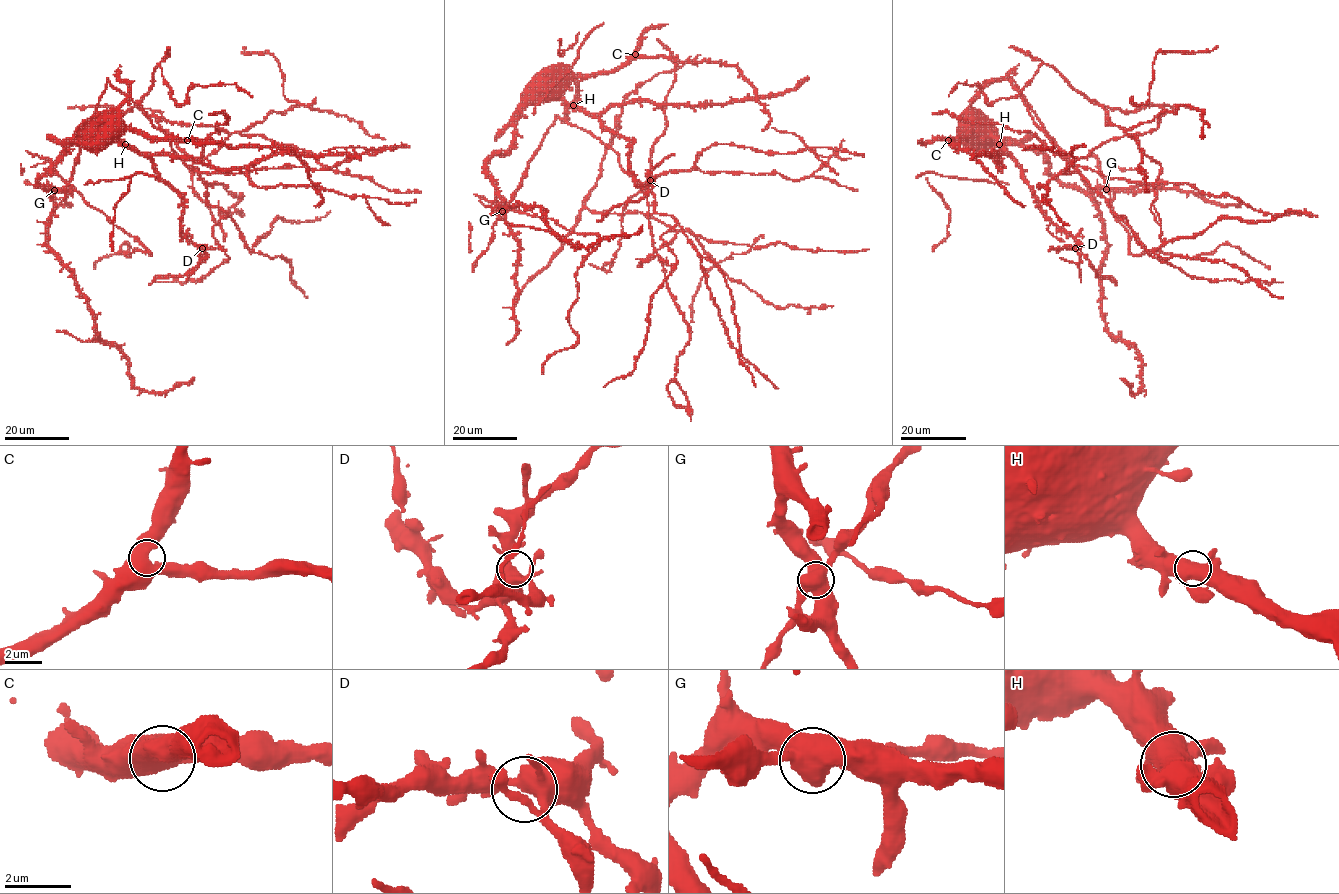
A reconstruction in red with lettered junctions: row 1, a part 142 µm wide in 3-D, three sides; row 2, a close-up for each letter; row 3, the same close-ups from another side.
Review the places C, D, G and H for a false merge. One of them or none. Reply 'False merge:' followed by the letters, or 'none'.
False merge: none

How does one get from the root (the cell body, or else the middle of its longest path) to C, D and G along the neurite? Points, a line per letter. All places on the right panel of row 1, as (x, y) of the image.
C: (1035, 123), (1013, 80), (1081, 179), (1102, 189), (1061, 184), (1041, 153), (986, 141), (971, 129), (948, 140)
D: (1035, 123), (1013, 80), (1081, 179), (1102, 188), (1061, 184), (1041, 153), (993, 136), (1075, 248)
G: (1035, 123), (1013, 80), (1044, 131), (1081, 179), (1092, 189), (1105, 189)

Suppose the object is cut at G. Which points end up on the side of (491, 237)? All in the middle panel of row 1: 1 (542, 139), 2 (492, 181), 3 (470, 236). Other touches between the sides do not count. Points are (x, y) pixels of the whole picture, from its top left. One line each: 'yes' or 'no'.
1: yes
2: no
3: no

